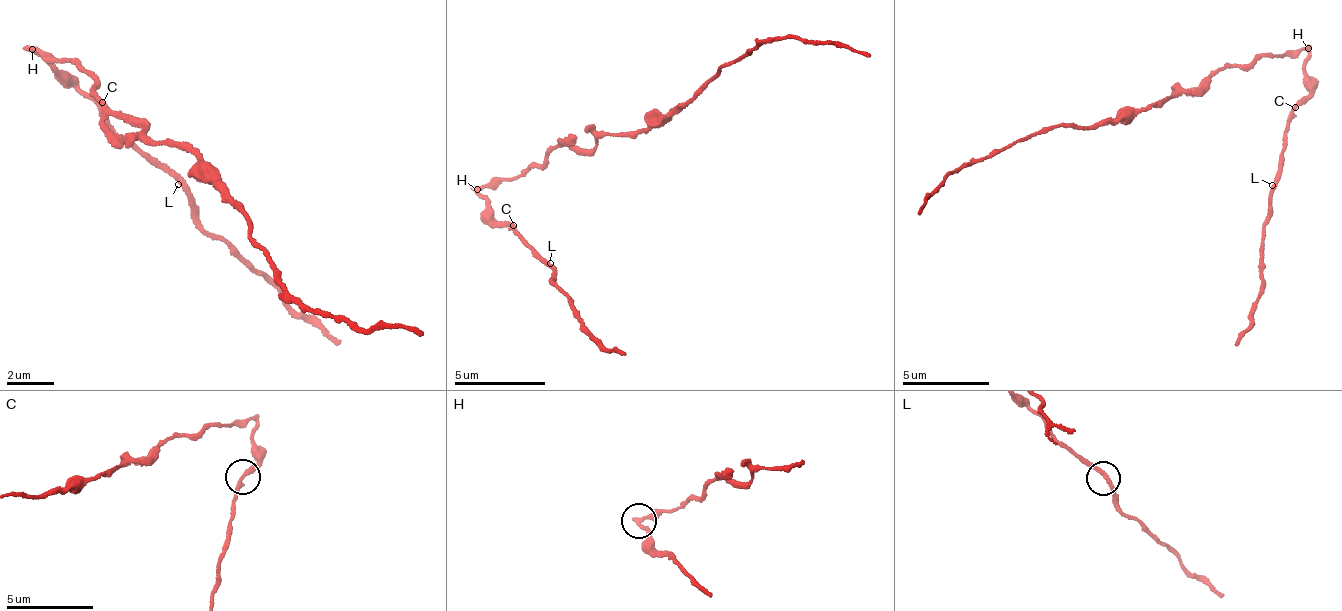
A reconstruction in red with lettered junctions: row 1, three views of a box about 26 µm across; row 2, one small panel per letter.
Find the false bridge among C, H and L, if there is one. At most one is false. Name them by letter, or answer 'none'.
H

